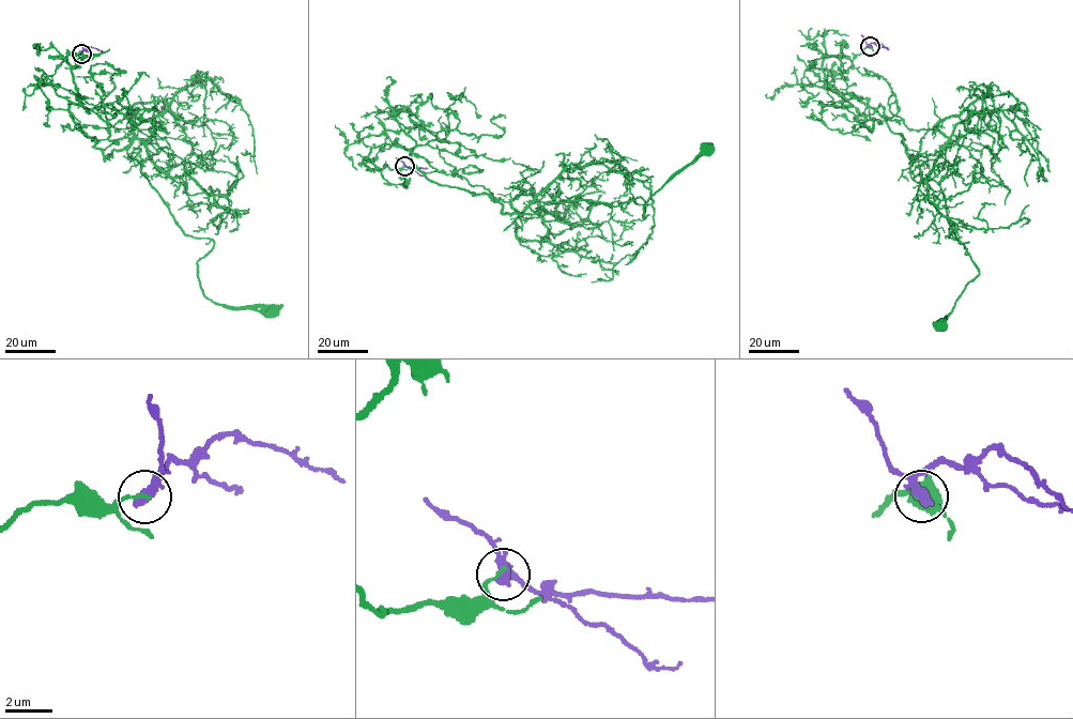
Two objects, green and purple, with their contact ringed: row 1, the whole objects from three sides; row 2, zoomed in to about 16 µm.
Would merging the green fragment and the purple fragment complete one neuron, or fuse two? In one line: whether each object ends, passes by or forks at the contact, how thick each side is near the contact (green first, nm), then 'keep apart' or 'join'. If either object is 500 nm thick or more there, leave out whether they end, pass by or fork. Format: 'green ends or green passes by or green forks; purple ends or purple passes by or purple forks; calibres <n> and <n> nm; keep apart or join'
calibres 170 and 500 nm; keep apart

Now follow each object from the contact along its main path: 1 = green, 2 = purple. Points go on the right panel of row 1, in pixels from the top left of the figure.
1: (869, 46), (827, 79), (882, 116), (909, 155), (945, 151), (947, 219), (979, 274), (941, 326)
2: (870, 46), (877, 41), (886, 47)

